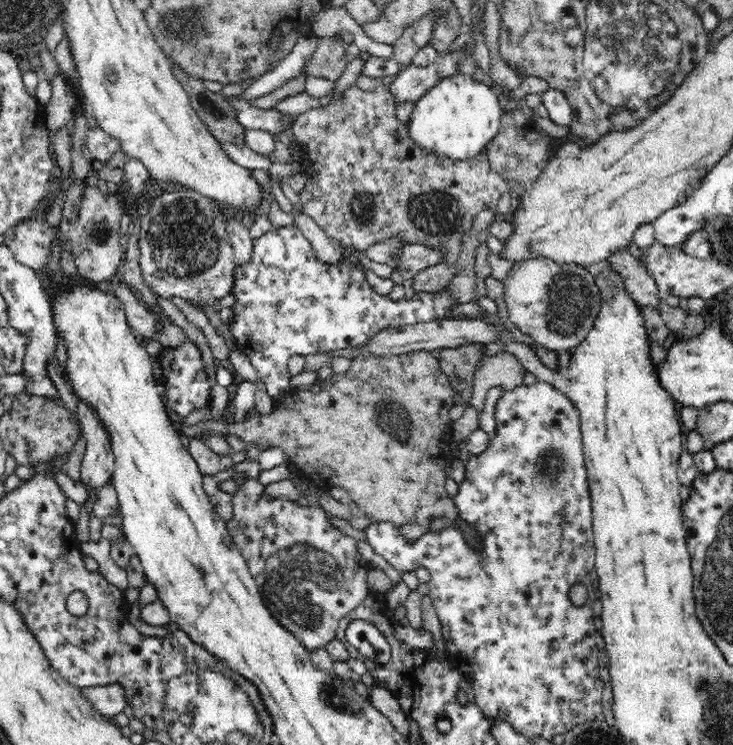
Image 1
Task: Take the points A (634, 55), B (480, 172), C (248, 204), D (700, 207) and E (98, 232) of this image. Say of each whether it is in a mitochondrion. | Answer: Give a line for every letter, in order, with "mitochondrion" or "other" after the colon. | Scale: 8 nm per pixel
A: mitochondrion
B: other
C: other
D: mitochondrion
E: mitochondrion

